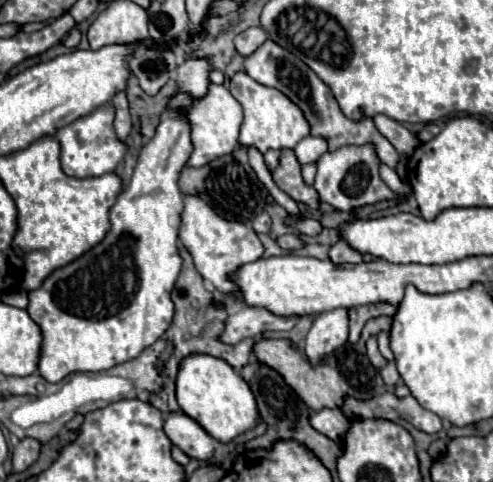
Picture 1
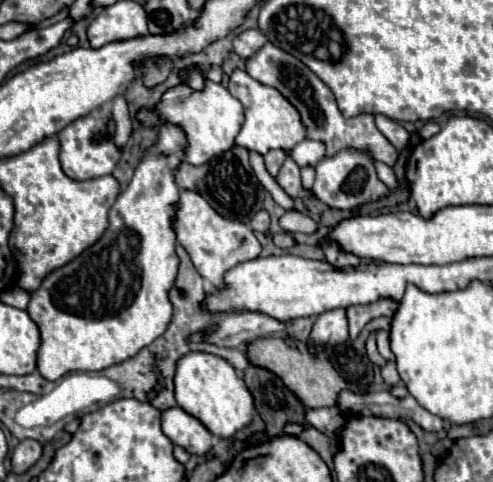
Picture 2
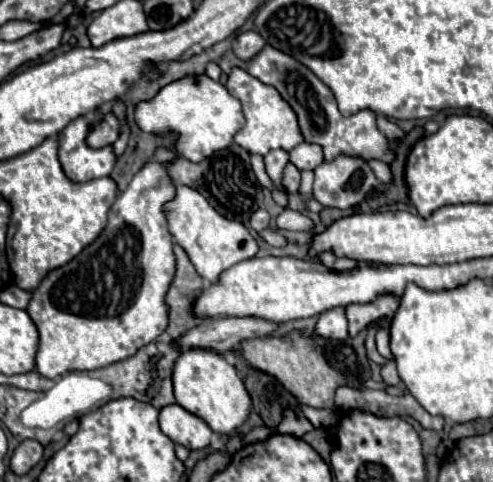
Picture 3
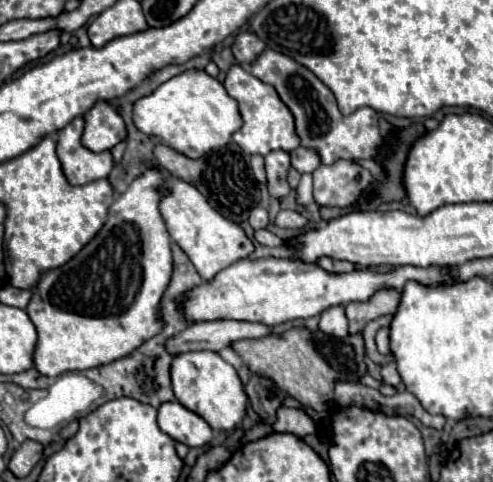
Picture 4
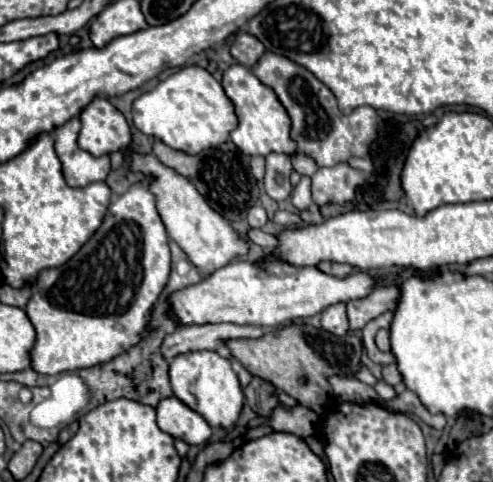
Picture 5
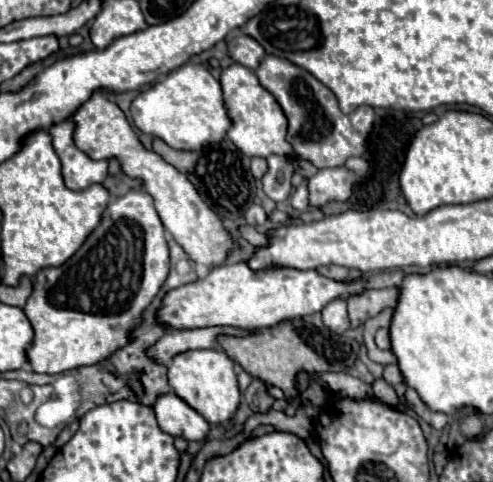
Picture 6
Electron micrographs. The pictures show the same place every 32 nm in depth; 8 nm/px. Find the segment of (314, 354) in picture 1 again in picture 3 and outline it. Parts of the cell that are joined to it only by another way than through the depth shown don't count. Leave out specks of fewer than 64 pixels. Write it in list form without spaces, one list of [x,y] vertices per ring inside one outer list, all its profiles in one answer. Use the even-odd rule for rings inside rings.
[[[330,308],[322,312],[316,324],[316,334],[332,340],[344,340],[348,336],[348,320],[344,308]]]

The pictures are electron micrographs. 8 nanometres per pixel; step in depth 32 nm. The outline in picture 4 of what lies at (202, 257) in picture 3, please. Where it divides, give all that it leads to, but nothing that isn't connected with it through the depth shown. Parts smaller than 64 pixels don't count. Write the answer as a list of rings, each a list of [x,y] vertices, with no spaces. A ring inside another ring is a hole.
[[[154,160],[148,164],[148,168],[154,168],[162,174],[162,184],[158,186],[158,190],[162,192],[160,212],[166,222],[170,238],[186,252],[186,256],[190,258],[190,262],[196,266],[198,274],[204,280],[210,280],[216,272],[234,264],[236,260],[246,258],[254,250],[252,238],[248,238],[234,222],[220,216],[208,204],[208,200],[204,200],[204,196],[196,188],[192,188],[192,184],[184,184],[184,180],[176,180],[176,176],[160,168],[160,164],[156,164]]]

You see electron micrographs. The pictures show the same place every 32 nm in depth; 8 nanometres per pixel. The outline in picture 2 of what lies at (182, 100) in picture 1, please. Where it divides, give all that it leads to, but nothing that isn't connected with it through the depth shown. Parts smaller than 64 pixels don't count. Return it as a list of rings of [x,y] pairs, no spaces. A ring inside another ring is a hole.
[[[190,68],[188,74],[186,74],[186,82],[188,82],[192,88],[200,90],[200,88],[204,86],[204,74],[202,74],[198,68]]]

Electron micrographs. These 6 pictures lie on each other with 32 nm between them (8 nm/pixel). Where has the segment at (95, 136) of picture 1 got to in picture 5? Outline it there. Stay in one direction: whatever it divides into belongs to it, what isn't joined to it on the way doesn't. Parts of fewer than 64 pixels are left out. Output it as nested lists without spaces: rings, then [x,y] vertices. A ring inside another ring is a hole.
[[[76,118],[68,120],[60,128],[54,130],[56,154],[62,162],[62,174],[70,188],[84,188],[92,182],[106,180],[110,172],[110,158],[94,158],[88,152],[76,146],[76,136],[80,130],[80,122]]]

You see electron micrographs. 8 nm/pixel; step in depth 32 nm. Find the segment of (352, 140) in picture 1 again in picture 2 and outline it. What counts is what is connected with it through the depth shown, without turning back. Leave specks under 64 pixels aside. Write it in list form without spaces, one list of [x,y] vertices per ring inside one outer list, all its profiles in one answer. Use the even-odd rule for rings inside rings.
[[[266,42],[252,58],[246,60],[246,72],[266,86],[274,86],[298,112],[302,124],[306,128],[306,138],[318,140],[326,146],[326,156],[334,156],[340,150],[358,150],[370,154],[374,160],[380,160],[392,166],[398,158],[398,150],[386,140],[386,136],[376,128],[374,114],[360,114],[354,118],[344,118],[336,106],[334,94],[330,88],[298,58],[292,54],[276,48],[274,44]]]

